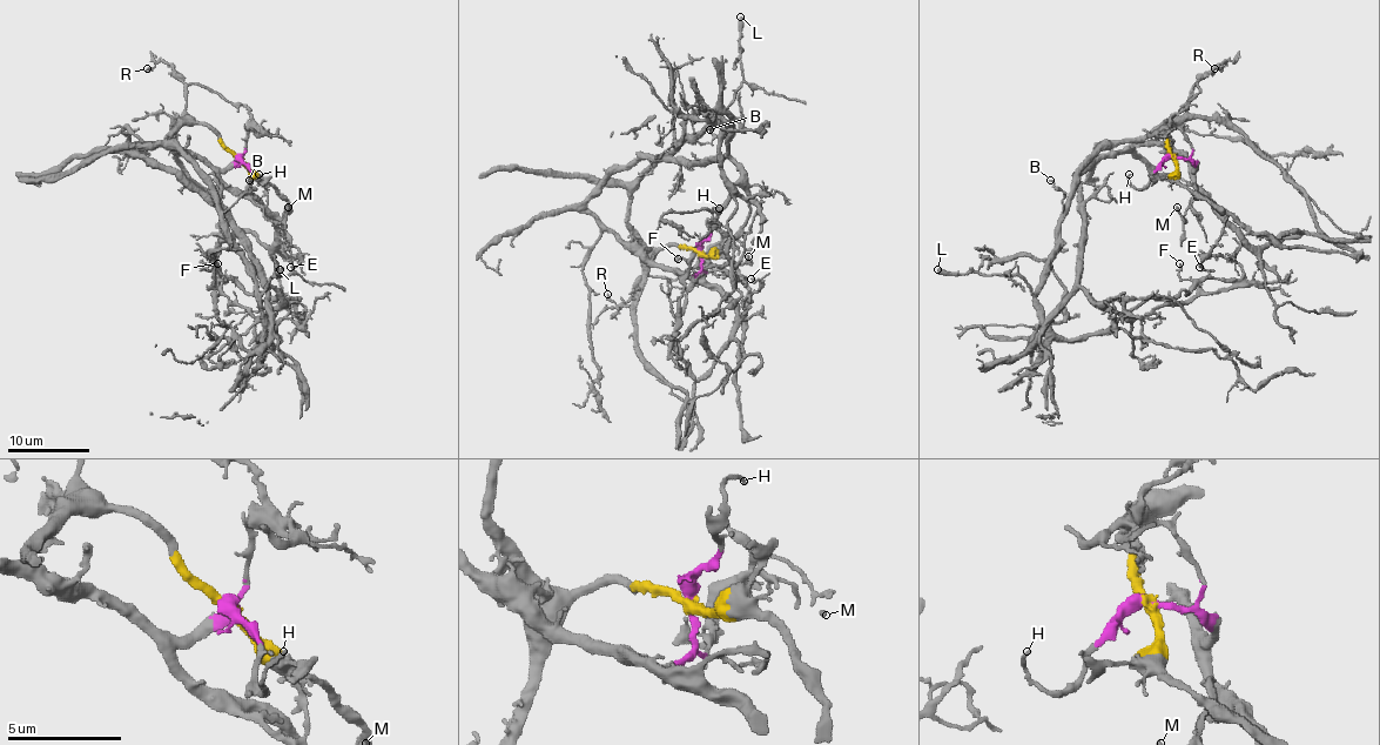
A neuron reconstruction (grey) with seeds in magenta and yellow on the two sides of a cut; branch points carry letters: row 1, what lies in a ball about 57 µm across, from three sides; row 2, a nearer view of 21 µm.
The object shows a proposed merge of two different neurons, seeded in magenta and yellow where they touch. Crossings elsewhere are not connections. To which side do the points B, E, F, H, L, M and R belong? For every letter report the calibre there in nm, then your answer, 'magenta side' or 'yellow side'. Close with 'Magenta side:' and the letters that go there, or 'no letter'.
B: 140 nm | yellow side
E: 220 nm | yellow side
F: 200 nm | yellow side
H: 180 nm | magenta side
L: 480 nm | yellow side
M: 240 nm | magenta side
R: 190 nm | yellow side
Magenta side: H, M

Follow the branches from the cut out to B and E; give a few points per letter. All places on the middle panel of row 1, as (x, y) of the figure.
B: (699, 252), (650, 248), (627, 221), (627, 202), (635, 180), (655, 160), (682, 141), (709, 143), (709, 129)
E: (699, 252), (726, 256), (732, 262), (748, 292), (744, 306), (759, 289), (759, 281), (751, 279)

